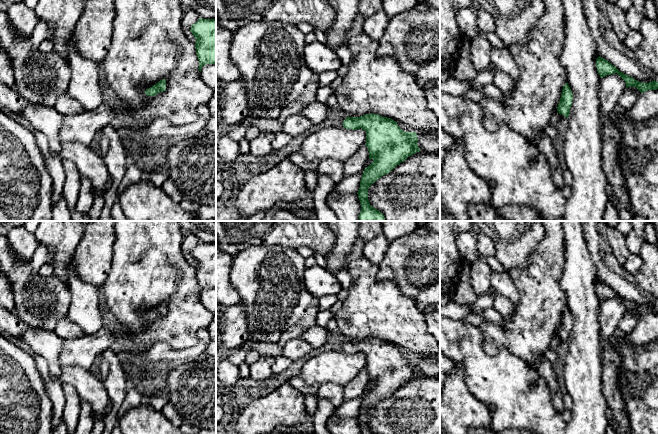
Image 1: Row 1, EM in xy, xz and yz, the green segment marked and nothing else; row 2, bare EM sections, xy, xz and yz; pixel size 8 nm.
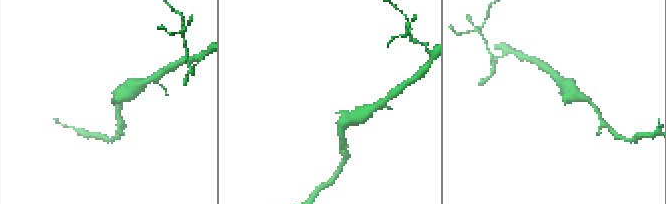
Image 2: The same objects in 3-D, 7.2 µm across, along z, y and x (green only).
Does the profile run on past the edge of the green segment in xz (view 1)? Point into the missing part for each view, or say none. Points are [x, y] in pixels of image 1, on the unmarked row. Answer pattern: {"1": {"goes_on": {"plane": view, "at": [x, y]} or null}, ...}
{"1": {"goes_on": null}}

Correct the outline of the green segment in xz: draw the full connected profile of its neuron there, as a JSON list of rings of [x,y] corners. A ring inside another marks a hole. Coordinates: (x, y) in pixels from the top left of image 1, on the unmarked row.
[[[374,337],[360,341],[348,340],[343,345],[343,351],[366,355],[365,369],[369,375],[369,383],[373,386],[364,393],[357,418],[361,434],[377,434],[369,427],[369,411],[408,381],[421,375],[417,368],[417,358],[405,356],[393,343]]]

